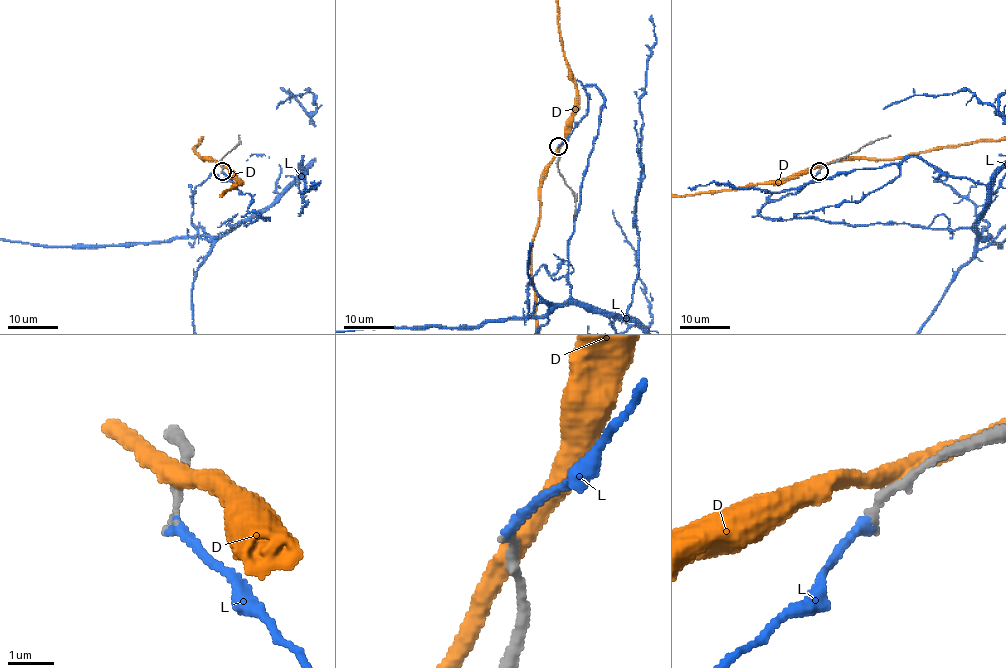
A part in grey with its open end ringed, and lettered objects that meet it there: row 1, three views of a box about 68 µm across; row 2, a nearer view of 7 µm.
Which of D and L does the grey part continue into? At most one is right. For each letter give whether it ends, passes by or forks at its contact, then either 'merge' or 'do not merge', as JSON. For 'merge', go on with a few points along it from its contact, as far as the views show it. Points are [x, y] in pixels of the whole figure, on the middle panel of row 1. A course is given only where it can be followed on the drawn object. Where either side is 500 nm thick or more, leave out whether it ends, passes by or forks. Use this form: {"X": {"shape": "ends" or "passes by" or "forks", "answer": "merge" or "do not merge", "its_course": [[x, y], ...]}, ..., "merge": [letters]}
{"D": {"shape": "passes by", "answer": "do not merge"}, "L": {"shape": "ends", "answer": "merge"}, "merge": ["L"]}

